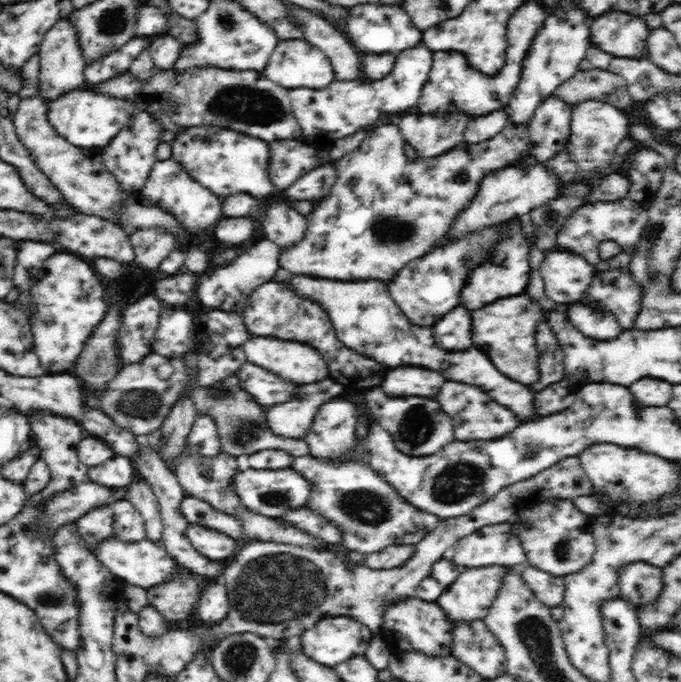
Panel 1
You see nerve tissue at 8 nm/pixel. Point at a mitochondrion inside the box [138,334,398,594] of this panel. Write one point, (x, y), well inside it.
(243, 433)

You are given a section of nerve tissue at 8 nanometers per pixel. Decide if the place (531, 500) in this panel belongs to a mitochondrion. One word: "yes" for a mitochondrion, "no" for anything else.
no

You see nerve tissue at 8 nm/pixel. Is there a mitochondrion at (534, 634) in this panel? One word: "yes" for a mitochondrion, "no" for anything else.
yes

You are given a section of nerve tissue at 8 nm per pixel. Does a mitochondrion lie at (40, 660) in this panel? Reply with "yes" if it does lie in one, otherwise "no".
no

